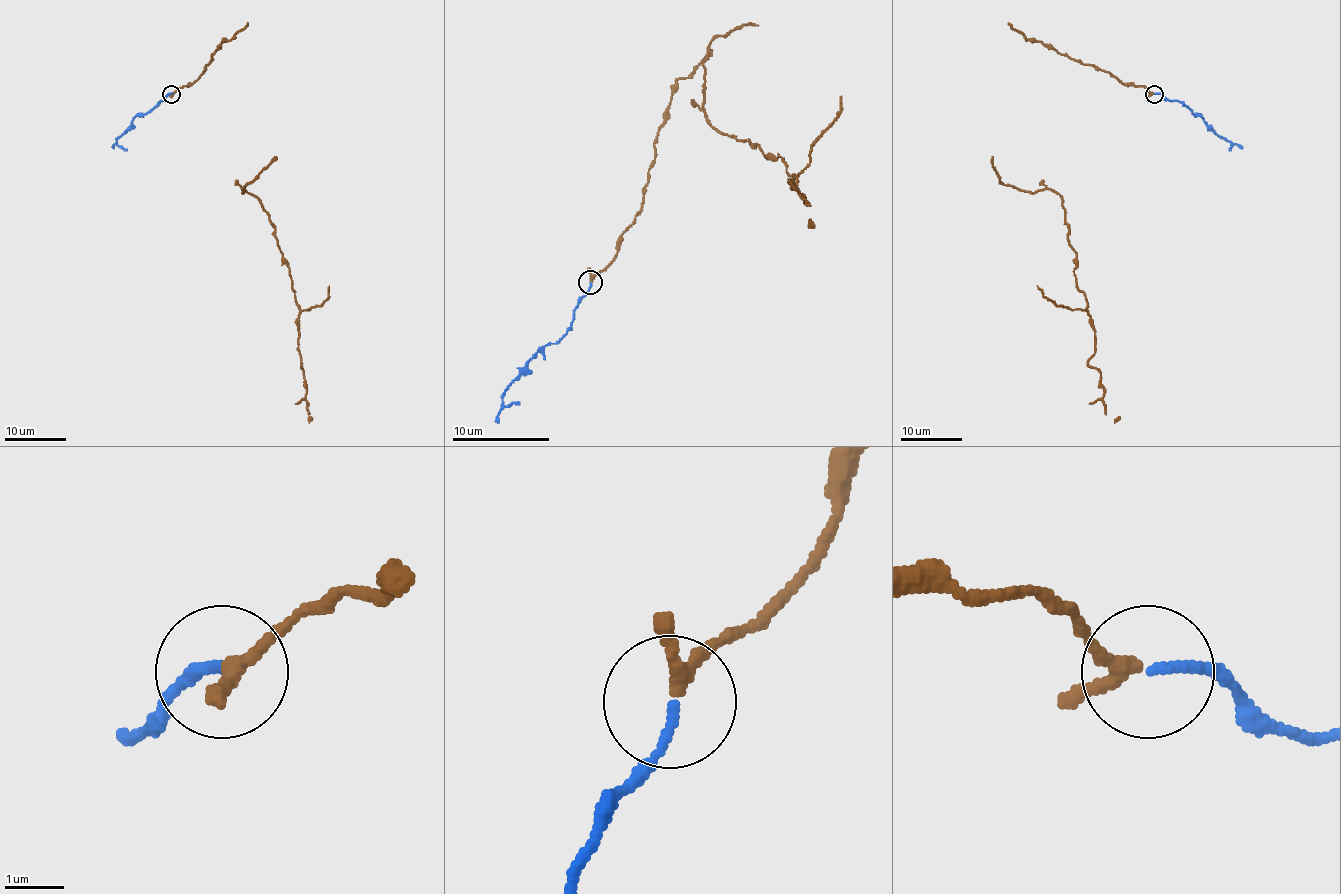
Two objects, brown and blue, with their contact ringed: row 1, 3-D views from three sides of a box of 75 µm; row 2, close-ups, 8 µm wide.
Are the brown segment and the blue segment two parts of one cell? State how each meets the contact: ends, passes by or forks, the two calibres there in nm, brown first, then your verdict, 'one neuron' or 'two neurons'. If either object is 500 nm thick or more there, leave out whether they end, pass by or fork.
brown passes by; blue ends there; 200 nm thick on the brown side, 140 nm on the other; one neuron

